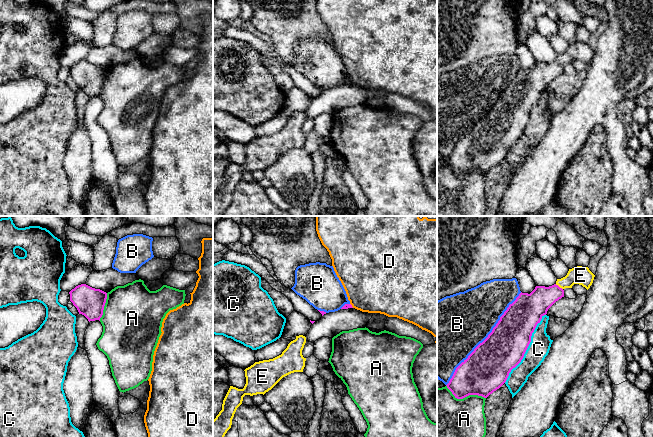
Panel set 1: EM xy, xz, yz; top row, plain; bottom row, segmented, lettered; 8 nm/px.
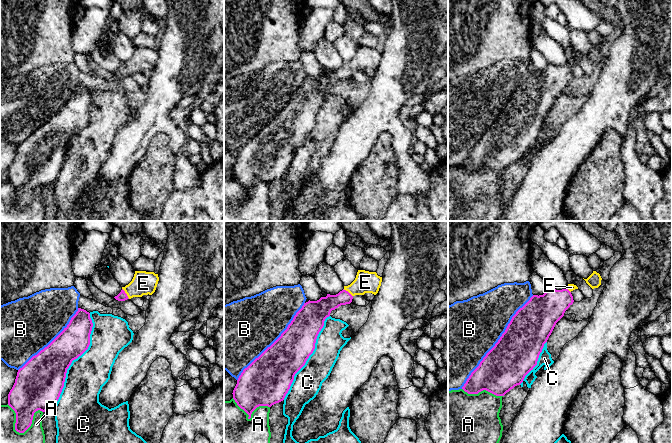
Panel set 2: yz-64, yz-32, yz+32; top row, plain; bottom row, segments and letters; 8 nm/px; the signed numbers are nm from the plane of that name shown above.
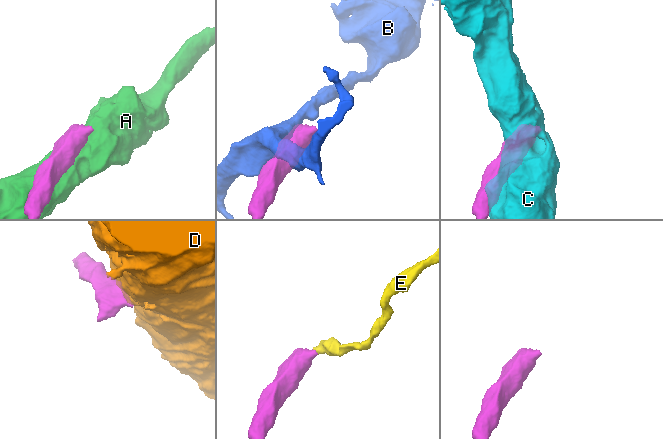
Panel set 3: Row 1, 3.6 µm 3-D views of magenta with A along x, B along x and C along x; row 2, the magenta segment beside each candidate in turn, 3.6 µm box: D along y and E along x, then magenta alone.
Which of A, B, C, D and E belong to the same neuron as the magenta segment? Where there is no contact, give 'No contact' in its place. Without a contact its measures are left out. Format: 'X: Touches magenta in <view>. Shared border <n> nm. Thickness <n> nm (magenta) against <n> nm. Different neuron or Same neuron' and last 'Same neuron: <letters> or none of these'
A: Touches magenta in yz. Shared border 340 nm. Thickness 360 nm (magenta) against 440 nm. Different neuron
B: Touches magenta in yz. Shared border 950 nm. Thickness 360 nm (magenta) against 460 nm. Different neuron
C: Touches magenta in yz. Shared border 650 nm. Thickness 340 nm (magenta) against 170 nm. Different neuron
D: Touches magenta in xz. Shared border 50 nm. Thickness 50 nm (magenta) against 460 nm. Different neuron
E: Touches magenta in yz. Shared border 80 nm. Thickness 200 nm (magenta) against 150 nm. Same neuron
Same neuron: E

